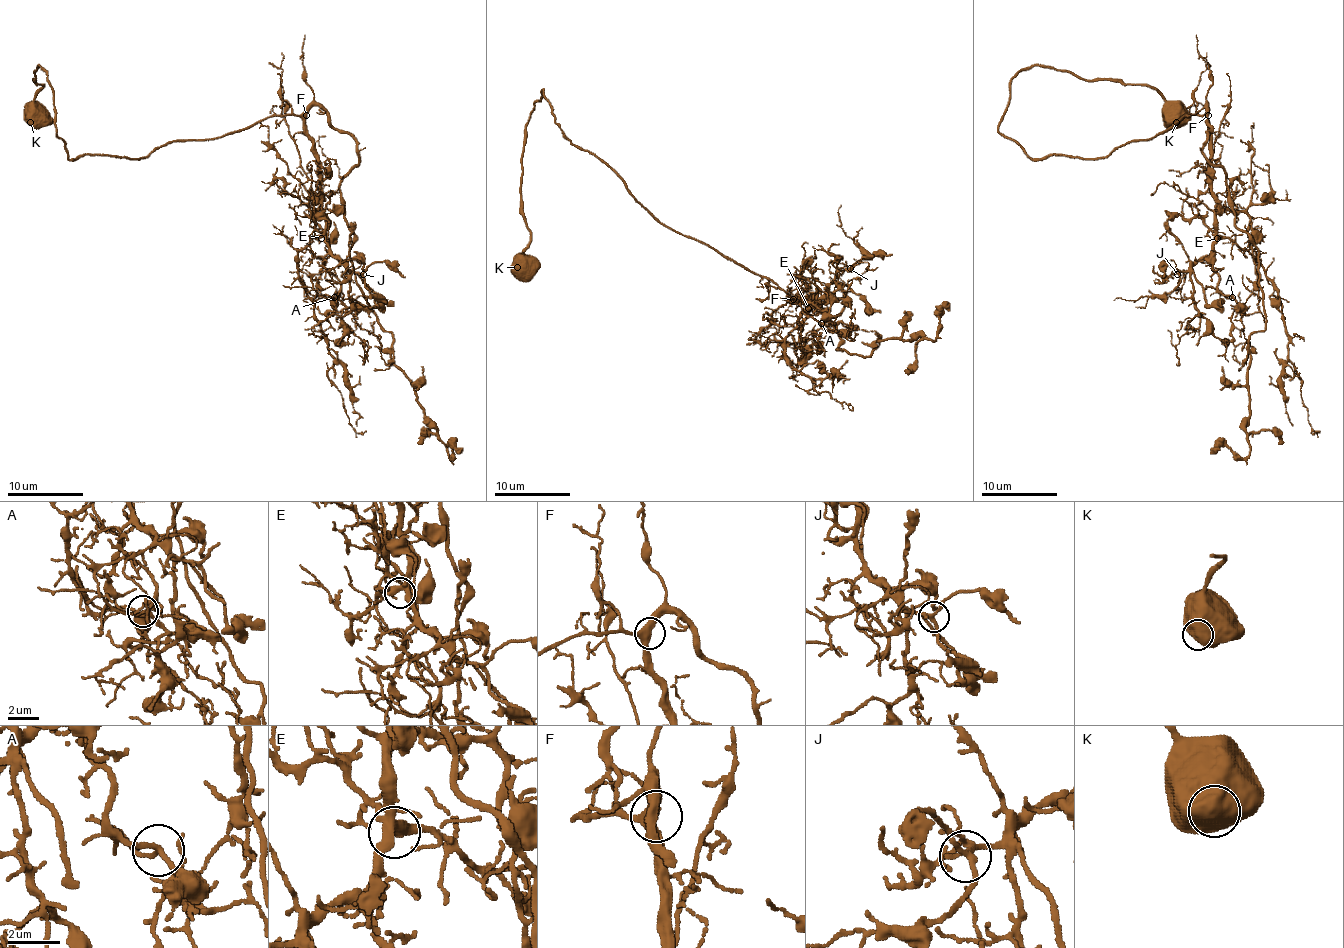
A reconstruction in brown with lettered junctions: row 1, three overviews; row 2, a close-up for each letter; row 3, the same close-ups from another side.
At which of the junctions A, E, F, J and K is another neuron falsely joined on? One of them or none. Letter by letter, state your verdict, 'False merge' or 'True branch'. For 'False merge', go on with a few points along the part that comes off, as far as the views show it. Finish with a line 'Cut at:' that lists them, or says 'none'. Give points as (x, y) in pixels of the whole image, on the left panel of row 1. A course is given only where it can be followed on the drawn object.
A: True branch
E: True branch
F: True branch
J: True branch
K: True branch
Cut at: none

